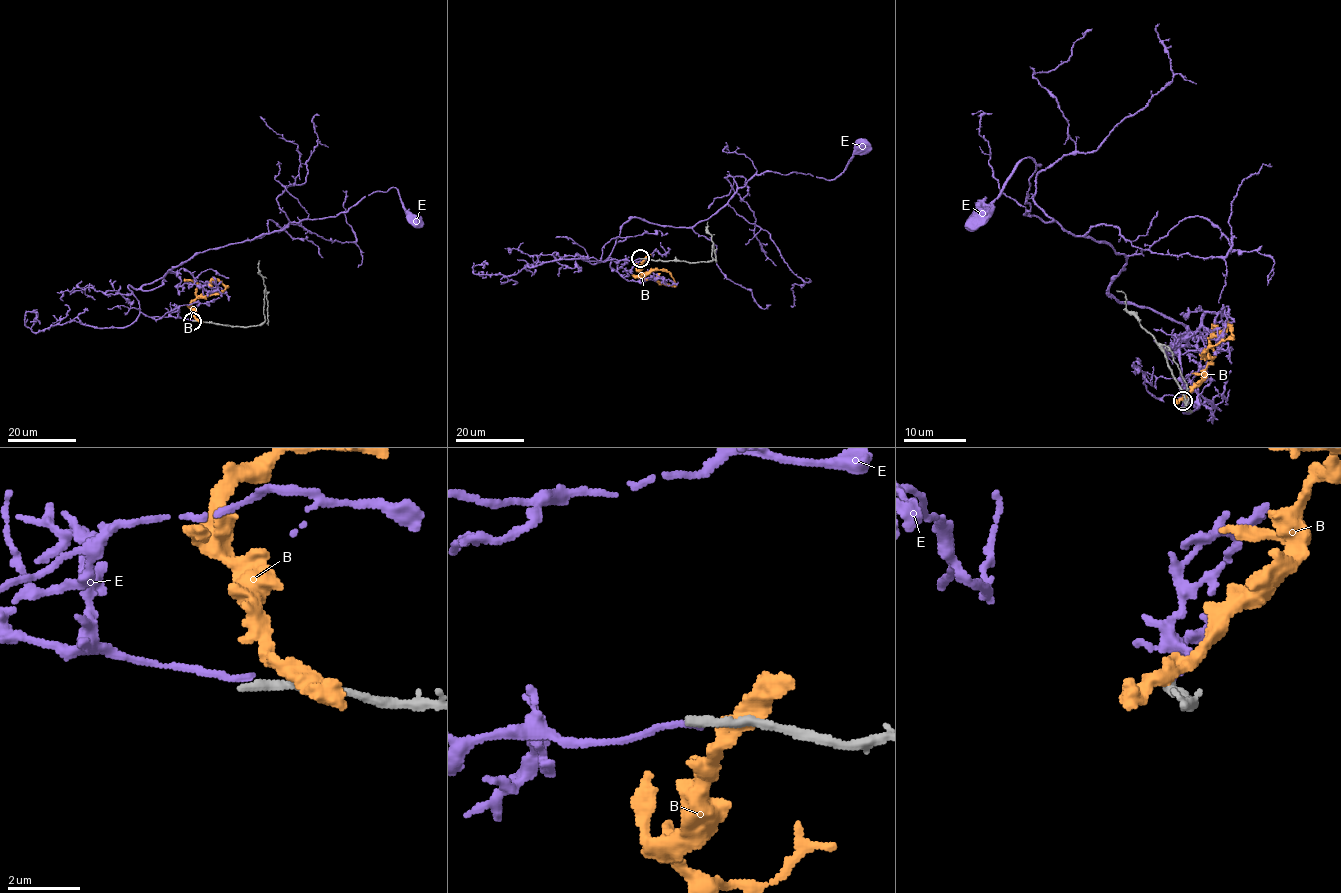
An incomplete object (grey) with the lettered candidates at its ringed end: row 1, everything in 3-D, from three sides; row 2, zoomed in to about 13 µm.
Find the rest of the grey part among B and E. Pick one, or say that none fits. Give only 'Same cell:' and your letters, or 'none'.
Same cell: none

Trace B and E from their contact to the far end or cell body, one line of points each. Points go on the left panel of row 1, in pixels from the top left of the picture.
B: (197, 320), (191, 302), (197, 298), (218, 293), (226, 287), (214, 280), (209, 285), (212, 286)
E: (193, 320), (149, 317), (128, 287), (155, 281), (198, 253), (290, 223), (337, 216), (392, 187), (419, 228)

